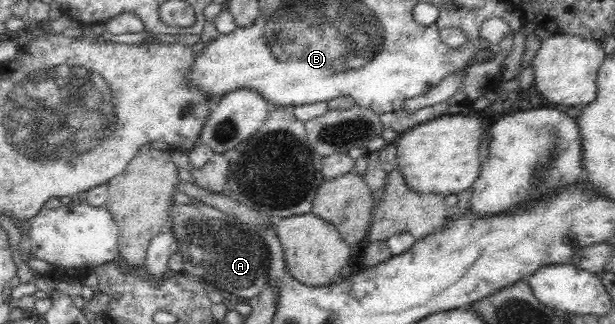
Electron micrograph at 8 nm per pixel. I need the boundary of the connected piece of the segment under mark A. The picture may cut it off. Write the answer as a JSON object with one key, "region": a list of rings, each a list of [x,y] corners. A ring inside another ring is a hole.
{"region":[[[174,204],[170,208],[173,235],[179,241],[178,251],[183,258],[184,274],[201,279],[213,290],[234,300],[258,296],[268,284],[270,254],[265,236],[242,224],[219,209],[201,205]]]}

